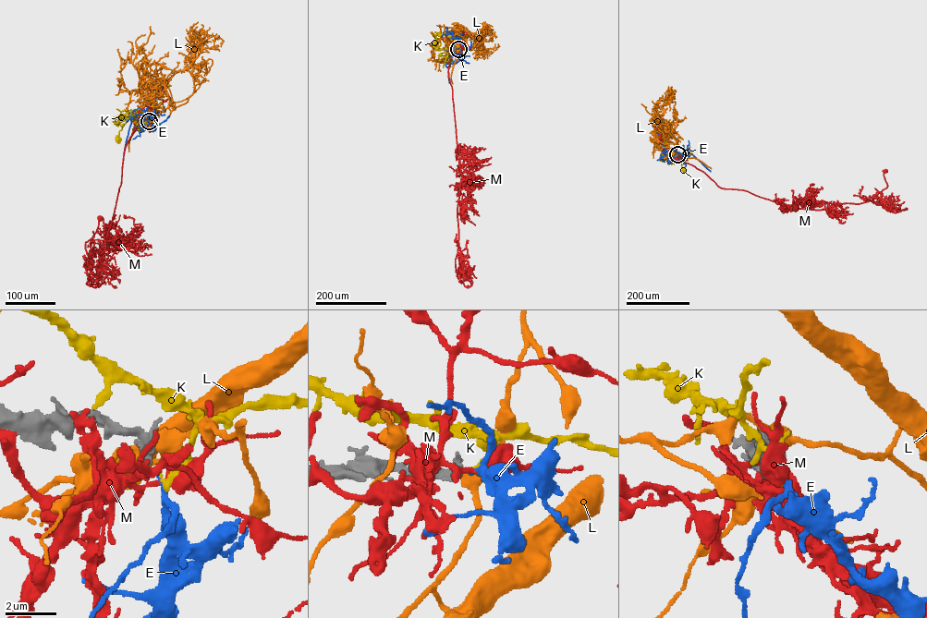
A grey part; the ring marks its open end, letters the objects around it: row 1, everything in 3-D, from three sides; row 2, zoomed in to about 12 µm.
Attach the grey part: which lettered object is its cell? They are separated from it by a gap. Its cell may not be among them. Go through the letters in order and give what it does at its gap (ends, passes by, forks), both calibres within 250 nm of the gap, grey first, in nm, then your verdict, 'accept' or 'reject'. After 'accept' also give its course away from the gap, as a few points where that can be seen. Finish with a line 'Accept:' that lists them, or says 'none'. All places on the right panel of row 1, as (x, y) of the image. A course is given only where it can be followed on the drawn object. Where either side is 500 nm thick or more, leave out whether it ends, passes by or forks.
E: it ends | 260/160 nm | accept | via (677, 154), (680, 157), (688, 155), (687, 148), (692, 154), (689, 156), (671, 150)
K: it ends | 260/160 nm | reject
L: 260/500 nm | reject
M: it forks | 260/240 nm | reject
Accept: E

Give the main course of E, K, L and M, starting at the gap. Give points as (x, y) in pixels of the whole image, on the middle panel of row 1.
E: (458, 49), (456, 59), (445, 66), (464, 56), (470, 41)
K: (458, 48), (456, 47), (448, 54), (443, 52), (441, 55)
L: (458, 48), (474, 46), (484, 33), (481, 30), (477, 30), (484, 31), (481, 39), (493, 34), (493, 41)
M: (458, 48), (449, 48), (448, 70), (462, 177), (457, 208), (455, 267), (456, 272), (462, 271), (462, 273)

